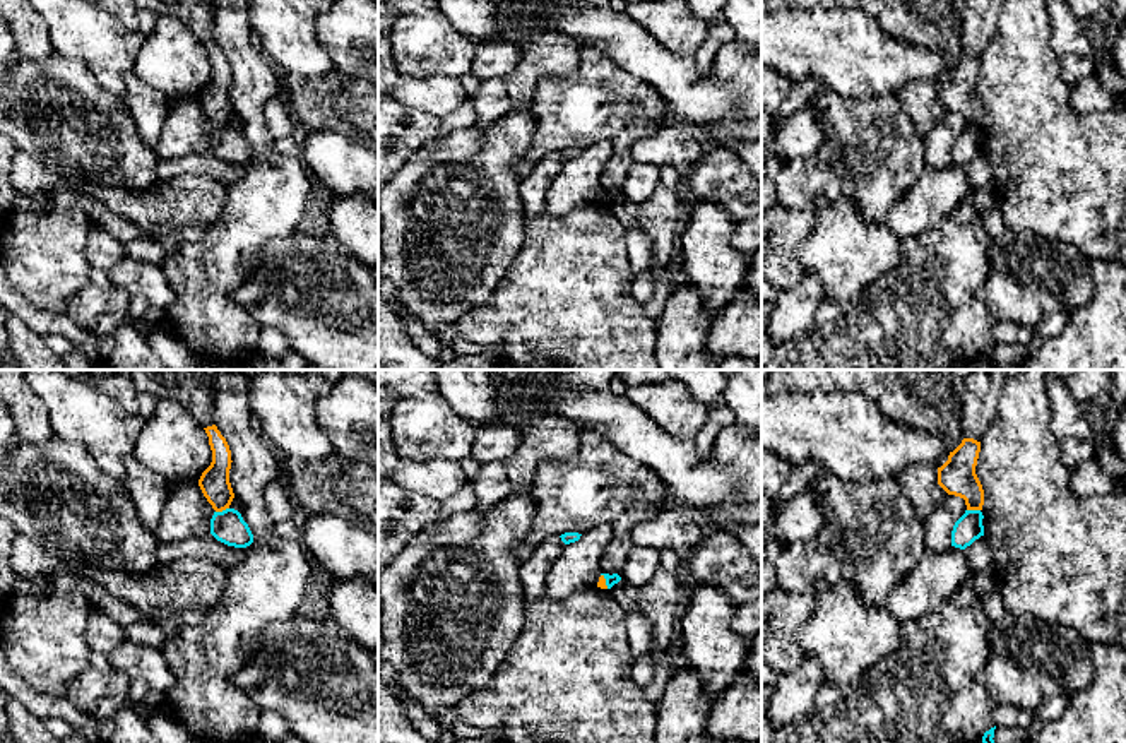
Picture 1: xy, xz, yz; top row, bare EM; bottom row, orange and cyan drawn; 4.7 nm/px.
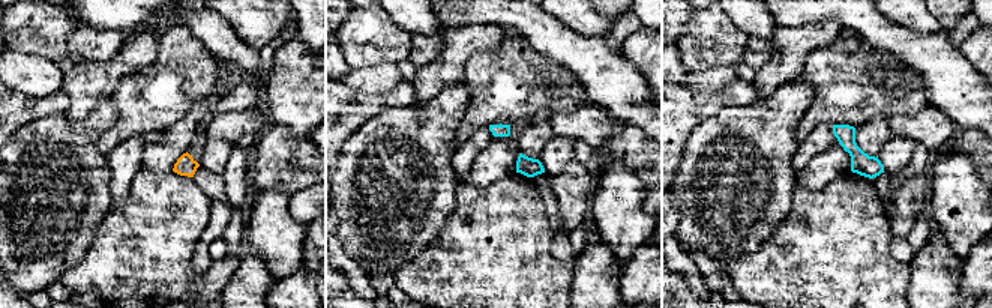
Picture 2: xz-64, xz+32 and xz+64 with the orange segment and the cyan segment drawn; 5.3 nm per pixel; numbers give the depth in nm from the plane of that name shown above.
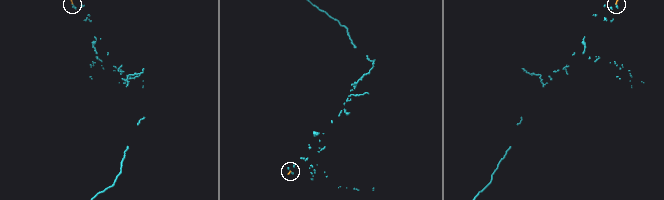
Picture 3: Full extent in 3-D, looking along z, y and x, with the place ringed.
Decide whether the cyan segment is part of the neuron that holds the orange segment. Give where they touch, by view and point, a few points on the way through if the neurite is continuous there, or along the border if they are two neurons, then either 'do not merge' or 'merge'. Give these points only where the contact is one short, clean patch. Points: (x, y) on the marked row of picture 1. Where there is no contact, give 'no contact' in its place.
meets orange in xy at (221, 511); border along xy (228, 507), (216, 512); do not merge

